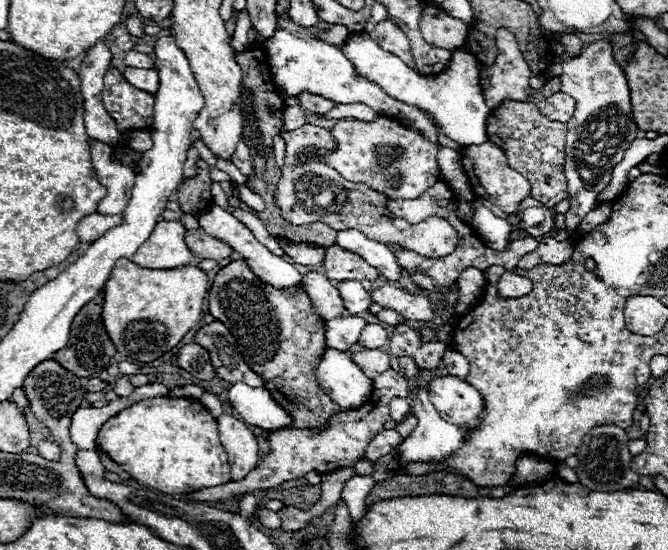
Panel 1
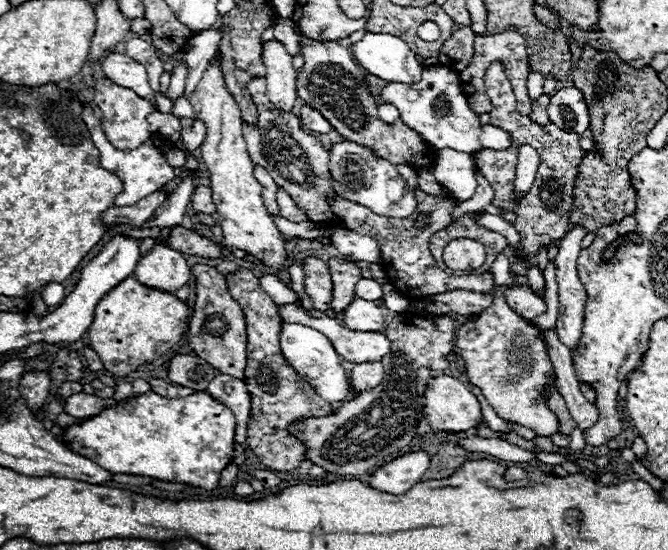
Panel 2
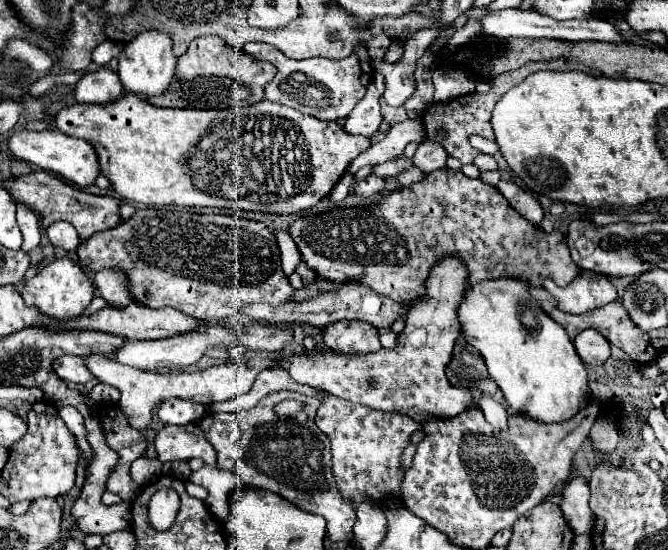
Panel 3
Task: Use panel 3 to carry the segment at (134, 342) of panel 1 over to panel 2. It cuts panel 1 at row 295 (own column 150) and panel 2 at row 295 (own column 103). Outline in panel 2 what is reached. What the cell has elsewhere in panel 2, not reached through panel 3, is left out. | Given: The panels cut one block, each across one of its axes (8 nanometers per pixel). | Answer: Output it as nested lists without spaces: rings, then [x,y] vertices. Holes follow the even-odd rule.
[[[126,278],[126,282],[120,282],[110,294],[106,294],[106,298],[102,298],[102,302],[98,302],[86,338],[90,348],[100,356],[104,370],[114,376],[128,376],[140,364],[154,360],[180,342],[186,324],[186,302],[178,300],[174,294],[146,288],[134,278]]]

